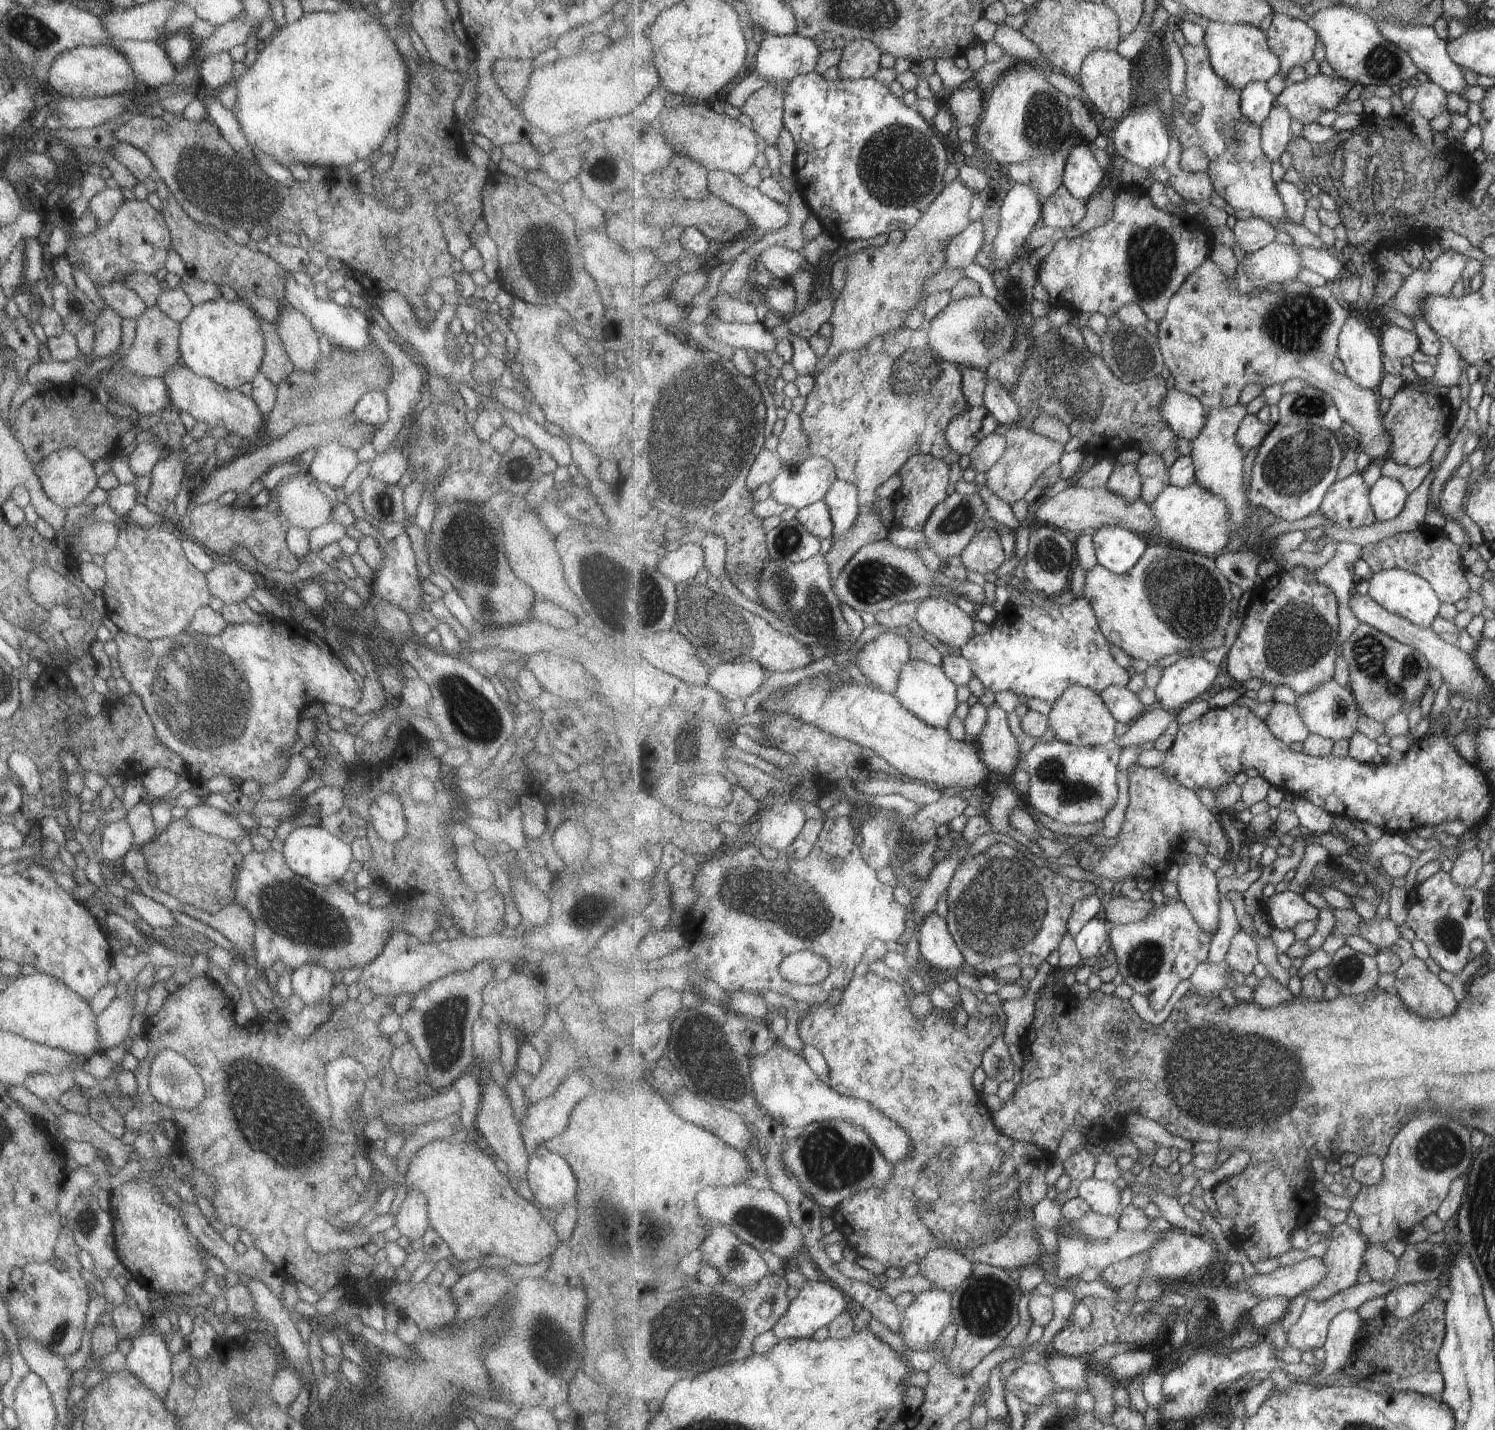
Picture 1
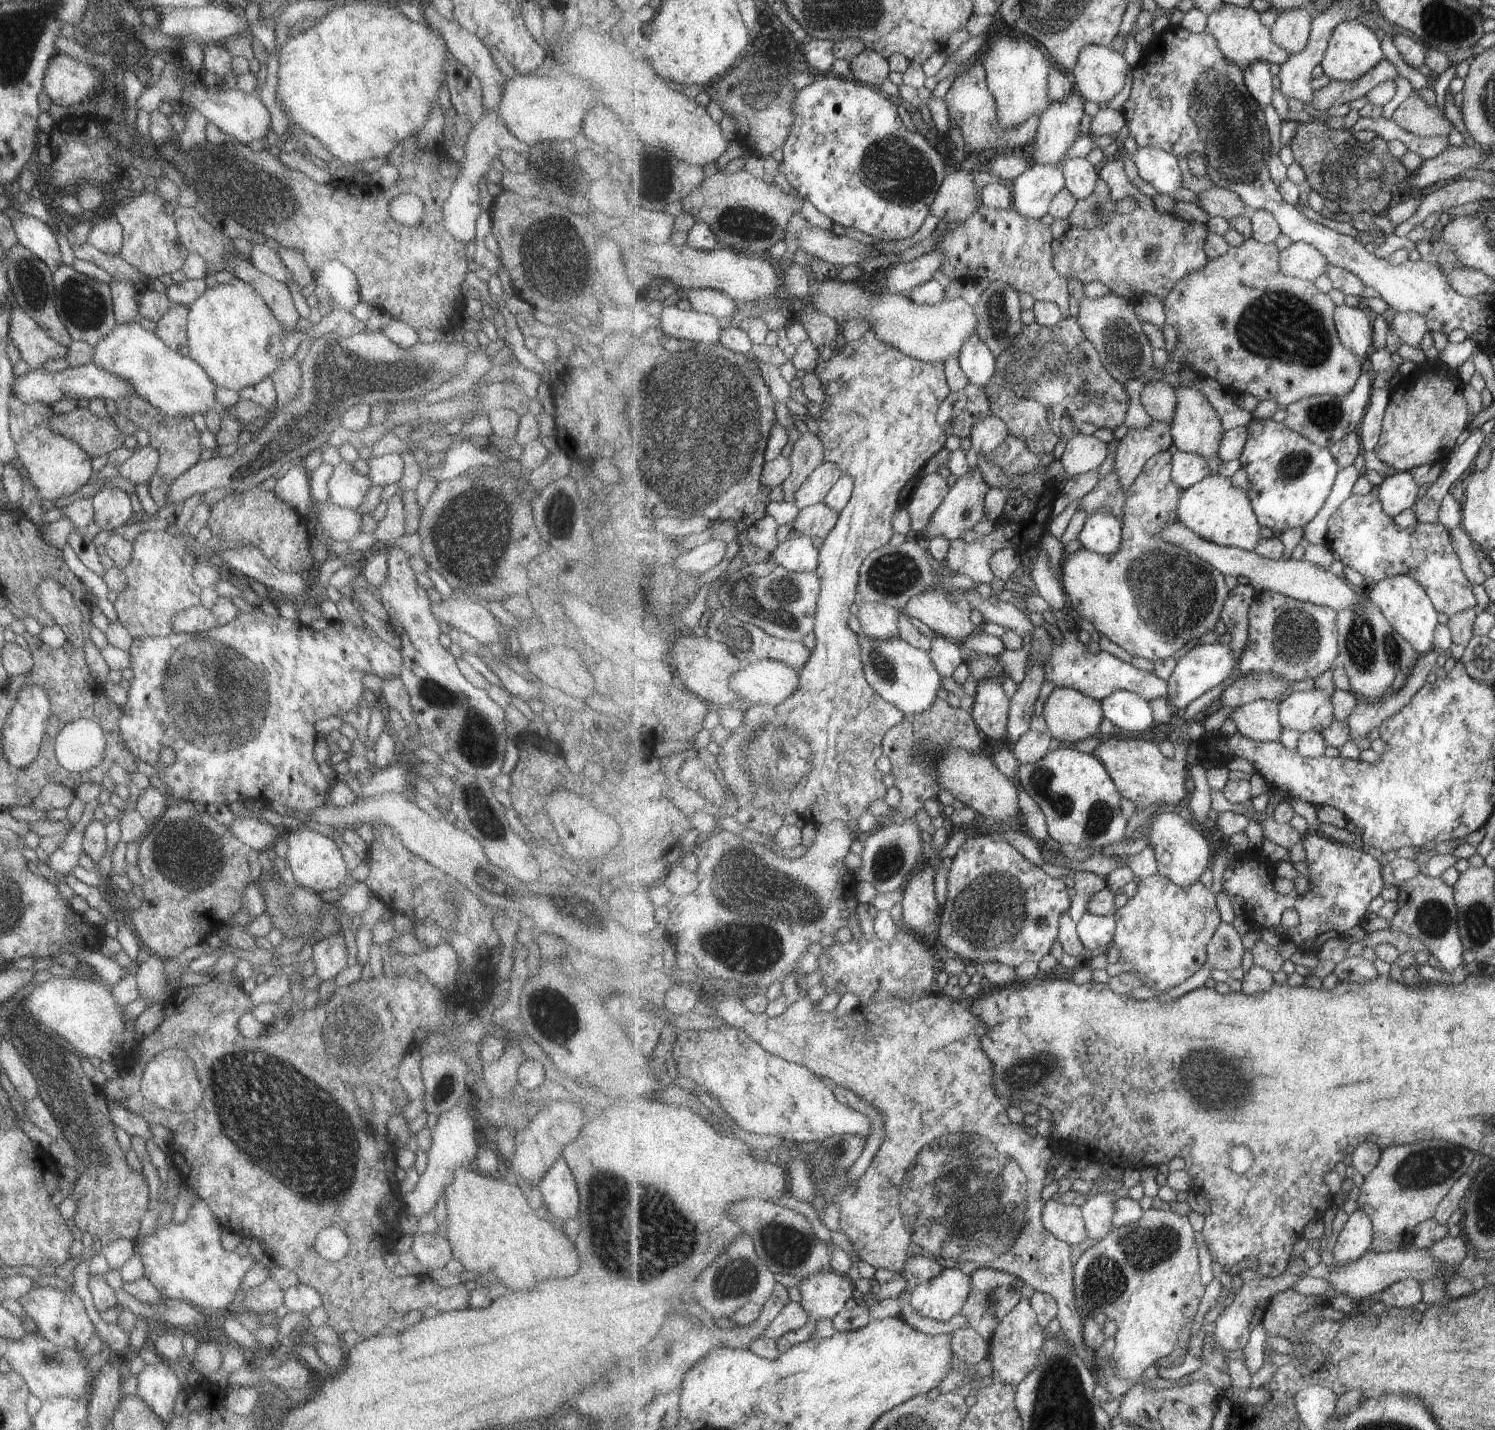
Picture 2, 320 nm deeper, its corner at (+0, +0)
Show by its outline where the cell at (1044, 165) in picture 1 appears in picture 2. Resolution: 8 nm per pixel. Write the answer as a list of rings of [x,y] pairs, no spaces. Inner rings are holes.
[[[1075,90],[1066,99],[1053,101],[1040,116],[1036,140],[1031,147],[1025,150],[1025,153],[1035,159],[1037,164],[1058,165],[1067,156],[1067,151],[1080,136],[1080,124],[1086,115],[1086,102],[1084,96]]]

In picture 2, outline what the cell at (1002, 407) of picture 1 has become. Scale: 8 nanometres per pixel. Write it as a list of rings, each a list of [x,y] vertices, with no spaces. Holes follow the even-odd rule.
[[[977,332],[963,345],[958,359],[970,382],[986,388],[996,371],[996,356]]]

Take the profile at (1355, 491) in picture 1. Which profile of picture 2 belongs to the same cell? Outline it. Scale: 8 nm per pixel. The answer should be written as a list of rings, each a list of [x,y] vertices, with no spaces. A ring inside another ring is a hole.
[[[1370,493],[1352,495],[1329,520],[1327,541],[1330,550],[1339,555],[1343,566],[1363,576],[1367,589],[1383,580],[1406,575],[1418,581],[1434,602],[1435,609],[1449,618],[1477,606],[1473,584],[1463,573],[1450,530],[1442,523],[1416,523],[1400,528],[1385,513],[1378,496]]]

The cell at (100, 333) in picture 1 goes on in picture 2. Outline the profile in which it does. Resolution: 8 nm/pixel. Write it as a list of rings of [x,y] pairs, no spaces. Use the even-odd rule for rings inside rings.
[[[111,279],[108,285],[116,324],[137,320],[138,305],[135,302],[134,284],[127,279]]]

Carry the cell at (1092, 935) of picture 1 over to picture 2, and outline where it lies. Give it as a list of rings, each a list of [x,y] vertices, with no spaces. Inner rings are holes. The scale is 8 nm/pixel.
[[[1087,911],[1077,923],[1078,933],[1087,951],[1099,946],[1108,948],[1114,942],[1118,929],[1115,915],[1096,915]]]

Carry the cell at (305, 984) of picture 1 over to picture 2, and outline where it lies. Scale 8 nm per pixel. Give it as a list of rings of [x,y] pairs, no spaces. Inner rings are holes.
[[[341,932],[327,935],[313,942],[312,955],[316,976],[321,980],[333,979],[347,967],[347,951]]]

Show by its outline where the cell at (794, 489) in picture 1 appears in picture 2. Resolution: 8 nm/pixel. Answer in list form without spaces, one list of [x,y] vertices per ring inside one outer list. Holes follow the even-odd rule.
[[[824,463],[817,468],[803,487],[796,493],[796,506],[803,510],[818,503],[824,503],[827,494],[839,483],[844,475],[838,465]]]

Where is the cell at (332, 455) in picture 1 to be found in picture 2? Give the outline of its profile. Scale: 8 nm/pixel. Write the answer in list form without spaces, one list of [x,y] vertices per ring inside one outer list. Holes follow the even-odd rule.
[[[342,460],[332,468],[326,482],[327,500],[334,505],[356,510],[371,485],[365,475],[355,473],[351,463]]]

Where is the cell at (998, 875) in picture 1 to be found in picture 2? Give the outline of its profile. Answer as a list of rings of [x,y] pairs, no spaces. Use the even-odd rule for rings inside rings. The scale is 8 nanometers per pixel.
[[[968,836],[948,866],[947,900],[942,907],[937,938],[958,958],[975,965],[999,963],[1017,968],[1019,964],[1029,960],[1041,962],[1041,958],[1051,952],[1051,946],[1058,940],[1060,916],[1071,908],[1069,891],[1063,877],[1047,875],[1043,868],[1027,860],[1007,840],[995,841],[986,836]]]

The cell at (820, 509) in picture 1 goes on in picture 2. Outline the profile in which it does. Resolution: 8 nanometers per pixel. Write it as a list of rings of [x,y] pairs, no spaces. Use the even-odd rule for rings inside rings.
[[[818,503],[805,508],[793,523],[793,528],[807,537],[825,540],[838,524],[840,513],[829,505]]]

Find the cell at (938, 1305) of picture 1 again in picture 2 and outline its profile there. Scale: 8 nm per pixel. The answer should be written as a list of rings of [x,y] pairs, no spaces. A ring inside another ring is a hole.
[[[955,1268],[945,1269],[933,1280],[909,1290],[909,1300],[921,1316],[937,1321],[951,1320],[966,1306],[972,1286],[970,1275]]]

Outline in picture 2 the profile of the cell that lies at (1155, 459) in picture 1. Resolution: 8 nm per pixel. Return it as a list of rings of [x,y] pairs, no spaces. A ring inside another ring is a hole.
[[[1163,452],[1152,456],[1147,462],[1146,467],[1143,468],[1143,473],[1135,480],[1135,483],[1126,490],[1126,508],[1124,511],[1124,517],[1121,518],[1123,524],[1123,541],[1119,551],[1115,552],[1115,555],[1101,555],[1092,552],[1090,549],[1080,549],[1078,552],[1069,555],[1062,564],[1061,580],[1069,596],[1069,600],[1073,610],[1075,610],[1079,616],[1090,621],[1097,632],[1100,635],[1105,635],[1108,641],[1116,643],[1122,649],[1132,657],[1142,657],[1147,660],[1152,660],[1154,663],[1156,660],[1166,660],[1169,656],[1175,656],[1181,654],[1184,649],[1189,646],[1190,642],[1194,642],[1207,634],[1207,632],[1213,631],[1213,628],[1217,626],[1217,622],[1222,620],[1222,611],[1227,598],[1230,596],[1230,588],[1226,584],[1226,576],[1219,572],[1218,569],[1213,568],[1211,564],[1203,561],[1197,554],[1188,552],[1186,549],[1180,548],[1178,545],[1170,544],[1162,537],[1162,531],[1170,524],[1177,523],[1178,521],[1178,509],[1181,498],[1184,496],[1185,490],[1180,488],[1174,481],[1172,473],[1172,460],[1173,455],[1171,452]]]

